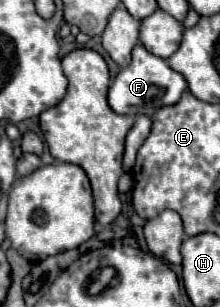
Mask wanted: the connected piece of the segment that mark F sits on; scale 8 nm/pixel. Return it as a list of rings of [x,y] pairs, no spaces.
[[[137,44],[133,48],[131,64],[117,74],[117,78],[113,80],[113,84],[109,88],[109,106],[117,114],[147,114],[147,116],[151,116],[159,108],[179,102],[185,88],[187,88],[185,78],[179,72],[171,70],[167,60],[147,52],[143,44]]]

